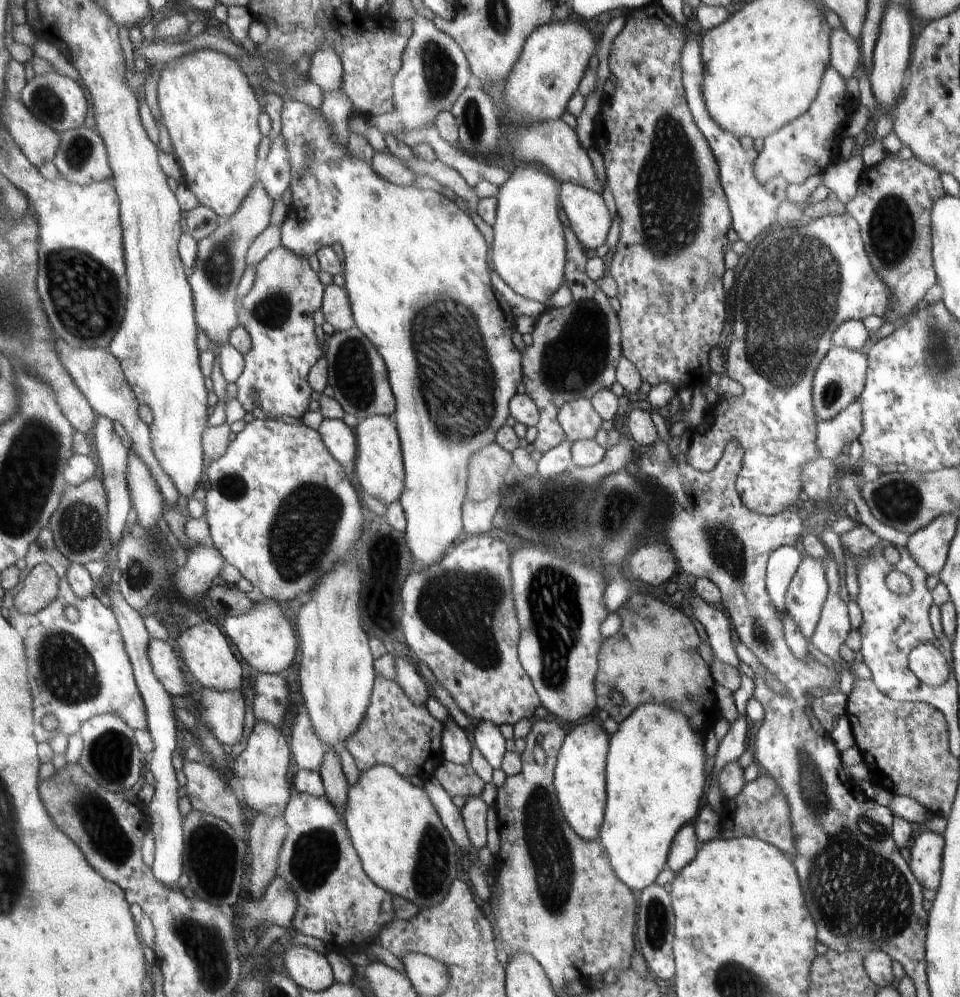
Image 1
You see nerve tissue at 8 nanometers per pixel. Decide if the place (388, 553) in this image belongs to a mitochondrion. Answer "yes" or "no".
no

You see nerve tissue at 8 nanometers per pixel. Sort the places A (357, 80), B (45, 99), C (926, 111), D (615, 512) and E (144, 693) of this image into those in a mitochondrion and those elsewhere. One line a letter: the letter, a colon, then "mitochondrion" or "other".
A: other
B: mitochondrion
C: other
D: mitochondrion
E: other

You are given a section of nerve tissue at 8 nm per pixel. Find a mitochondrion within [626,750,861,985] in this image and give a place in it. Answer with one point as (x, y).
(655, 922)

